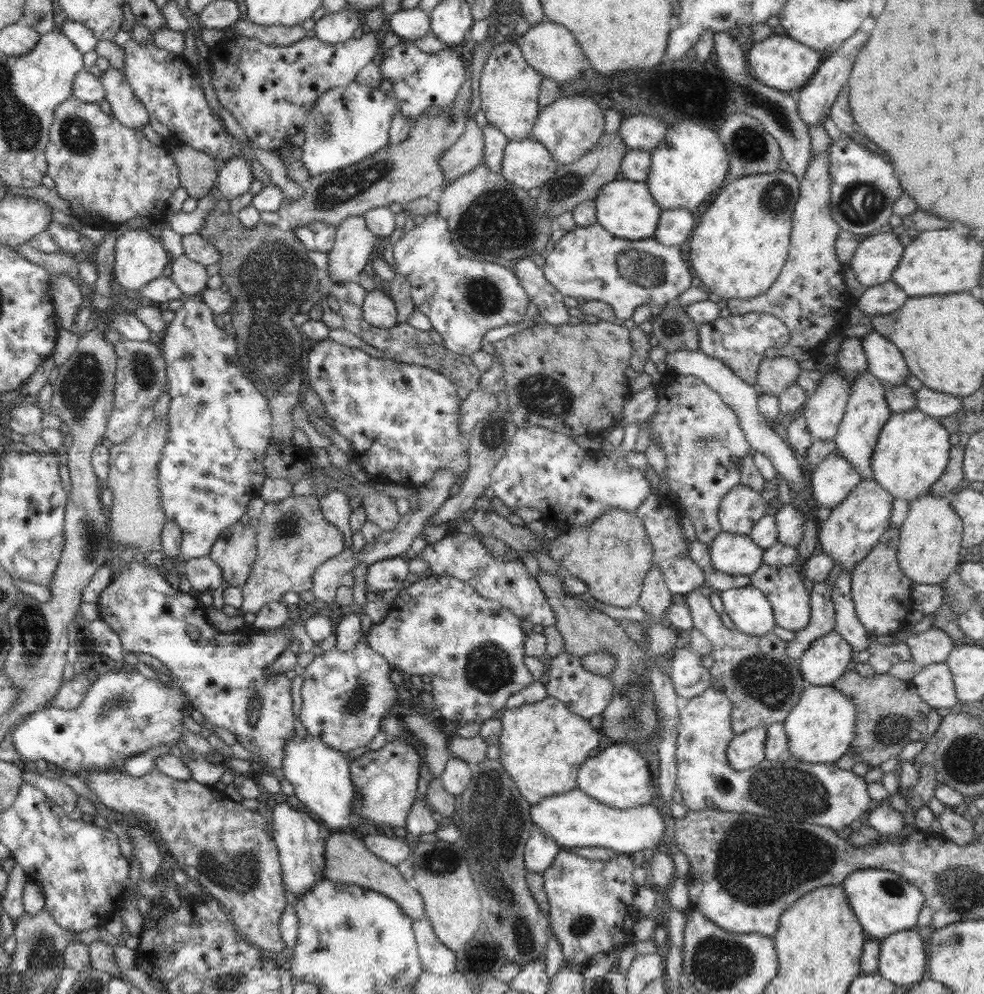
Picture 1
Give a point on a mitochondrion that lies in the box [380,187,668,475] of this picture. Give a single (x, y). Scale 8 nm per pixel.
(542, 395)

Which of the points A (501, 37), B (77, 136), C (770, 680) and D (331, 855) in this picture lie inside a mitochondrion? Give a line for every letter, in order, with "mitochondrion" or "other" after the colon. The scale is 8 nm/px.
A: other
B: mitochondrion
C: mitochondrion
D: other

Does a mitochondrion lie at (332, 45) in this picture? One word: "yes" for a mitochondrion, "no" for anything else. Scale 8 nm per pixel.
no

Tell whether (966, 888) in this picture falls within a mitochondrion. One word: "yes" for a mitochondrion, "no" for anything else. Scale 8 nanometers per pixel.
yes

